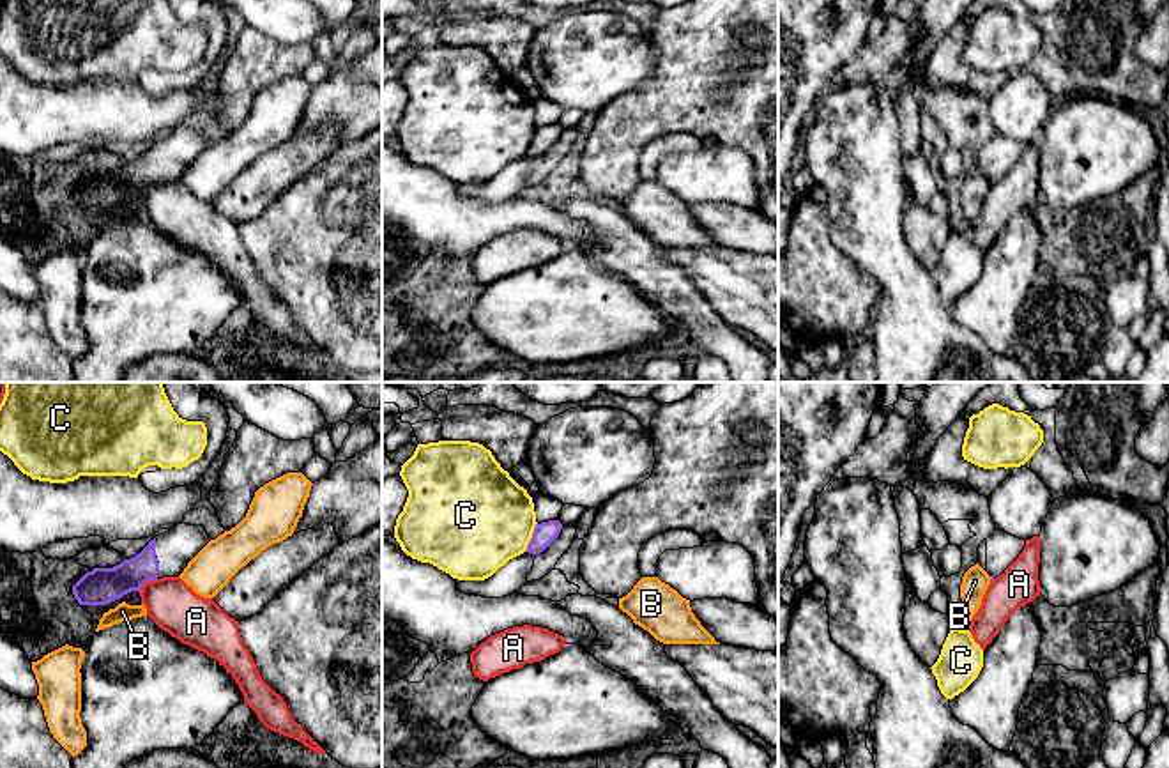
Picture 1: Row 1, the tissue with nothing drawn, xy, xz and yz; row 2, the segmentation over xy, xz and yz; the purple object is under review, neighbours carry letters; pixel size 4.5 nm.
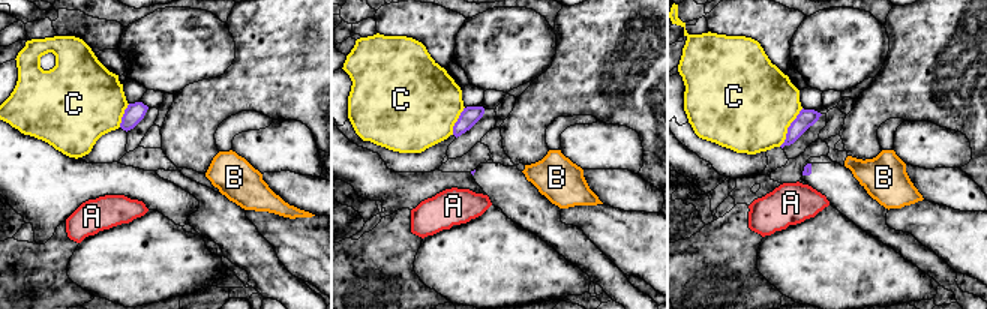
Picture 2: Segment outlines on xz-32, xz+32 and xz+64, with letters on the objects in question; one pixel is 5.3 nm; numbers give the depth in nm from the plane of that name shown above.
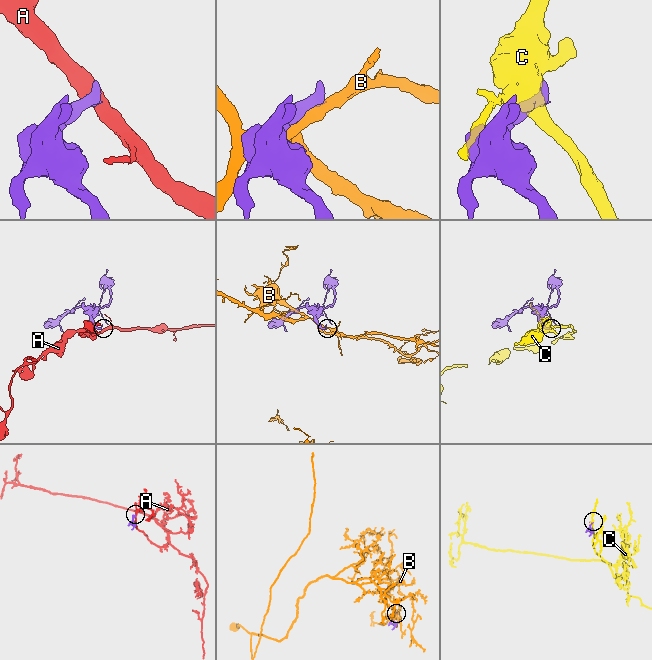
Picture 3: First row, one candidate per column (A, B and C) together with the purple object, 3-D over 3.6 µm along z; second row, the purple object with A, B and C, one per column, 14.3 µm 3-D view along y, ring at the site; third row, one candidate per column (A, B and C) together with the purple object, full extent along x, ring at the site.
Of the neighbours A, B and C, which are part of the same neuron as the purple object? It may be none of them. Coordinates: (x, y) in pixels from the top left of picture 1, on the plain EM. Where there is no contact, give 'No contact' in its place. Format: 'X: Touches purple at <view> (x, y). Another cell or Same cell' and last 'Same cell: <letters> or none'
A: Touches purple at xy (145, 184). Another cell
B: Touches purple at yz (989, 179). Another cell
C: Touches purple at xz (533, 140). Another cell
Same cell: none

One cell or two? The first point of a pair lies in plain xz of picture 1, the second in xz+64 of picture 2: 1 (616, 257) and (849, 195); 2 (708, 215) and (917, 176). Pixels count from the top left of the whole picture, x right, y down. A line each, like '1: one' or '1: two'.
1: one
2: one

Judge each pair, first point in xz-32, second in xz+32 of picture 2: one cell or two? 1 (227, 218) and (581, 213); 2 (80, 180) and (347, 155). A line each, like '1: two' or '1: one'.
1: two
2: one

